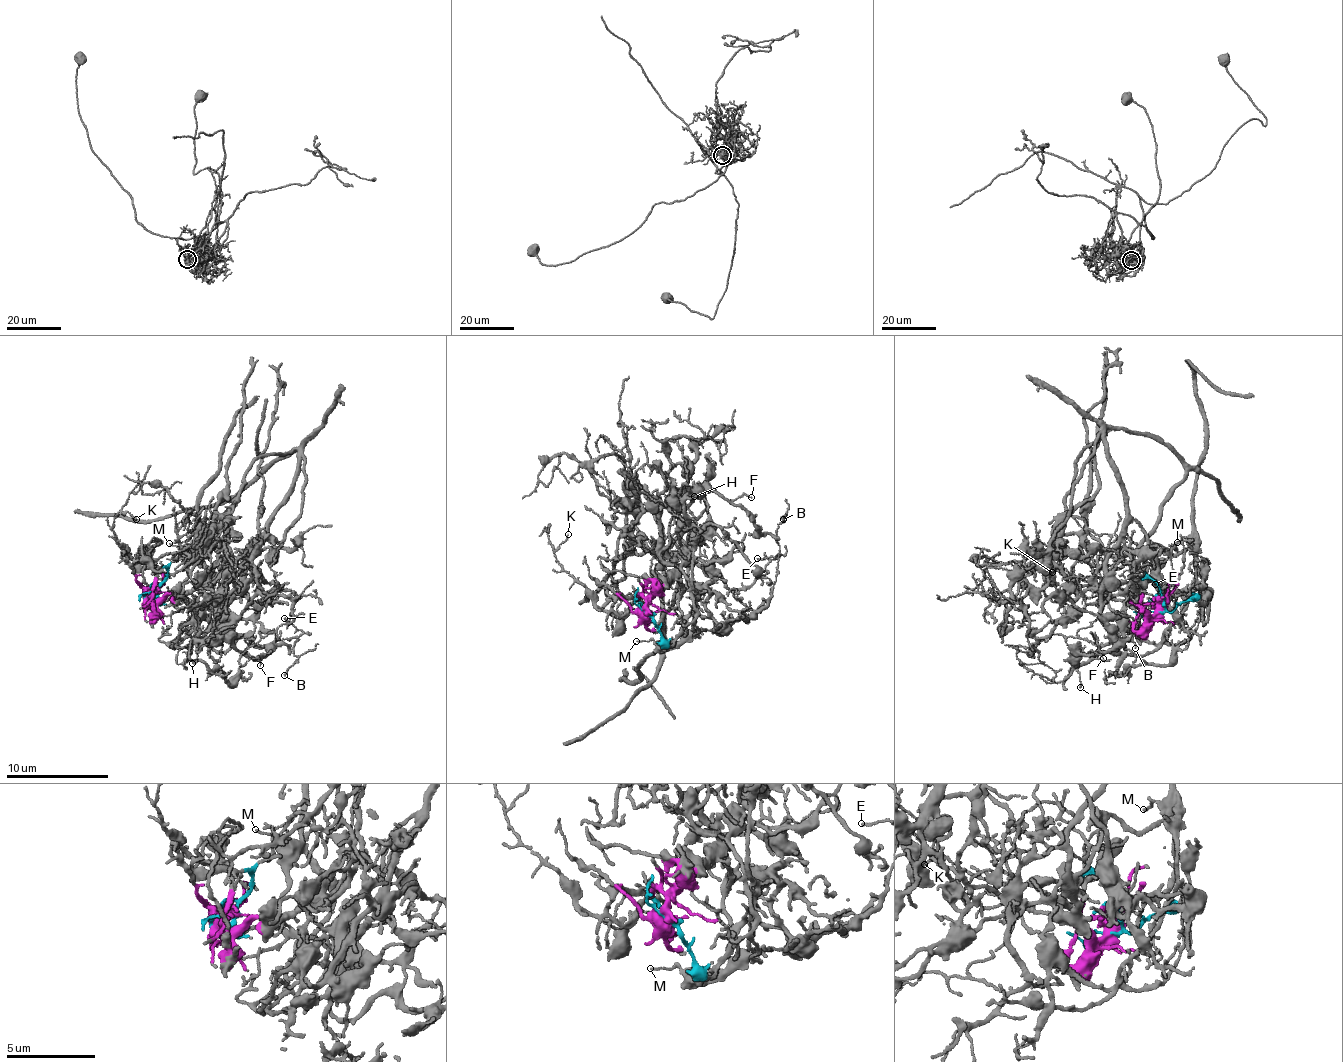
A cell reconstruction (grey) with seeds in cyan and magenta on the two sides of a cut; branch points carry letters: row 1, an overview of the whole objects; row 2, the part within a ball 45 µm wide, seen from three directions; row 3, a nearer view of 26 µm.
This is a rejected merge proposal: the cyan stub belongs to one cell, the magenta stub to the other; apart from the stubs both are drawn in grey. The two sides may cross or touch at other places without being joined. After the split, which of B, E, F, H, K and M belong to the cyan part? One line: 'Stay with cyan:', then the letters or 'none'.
Stay with cyan: B, E, M

